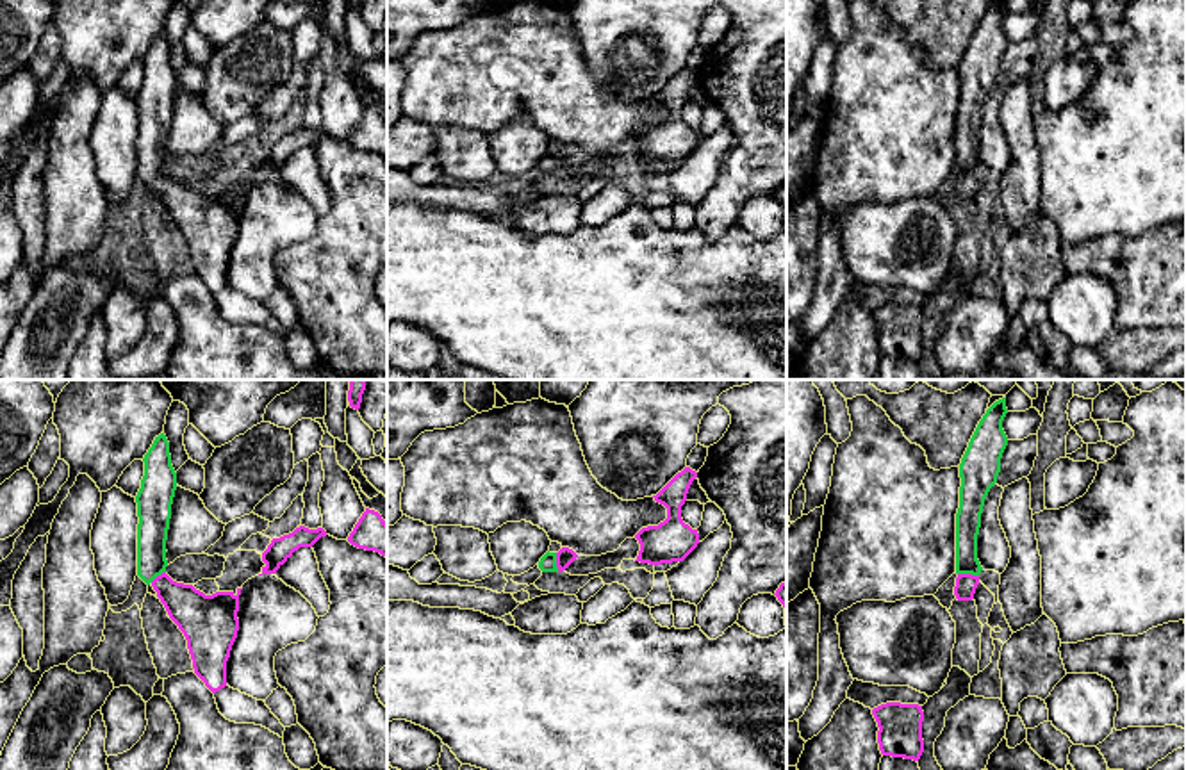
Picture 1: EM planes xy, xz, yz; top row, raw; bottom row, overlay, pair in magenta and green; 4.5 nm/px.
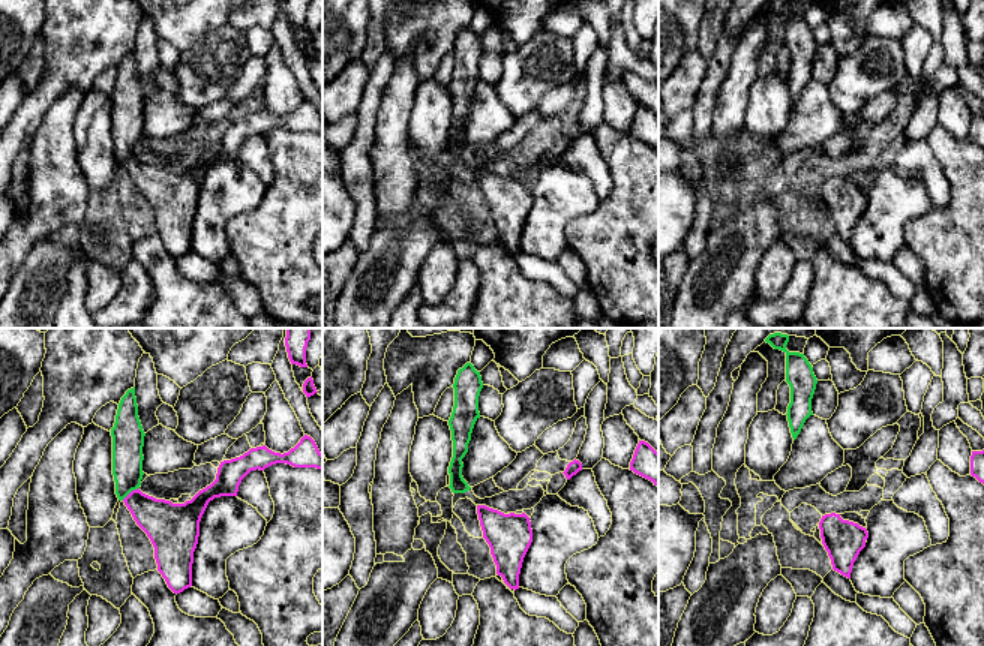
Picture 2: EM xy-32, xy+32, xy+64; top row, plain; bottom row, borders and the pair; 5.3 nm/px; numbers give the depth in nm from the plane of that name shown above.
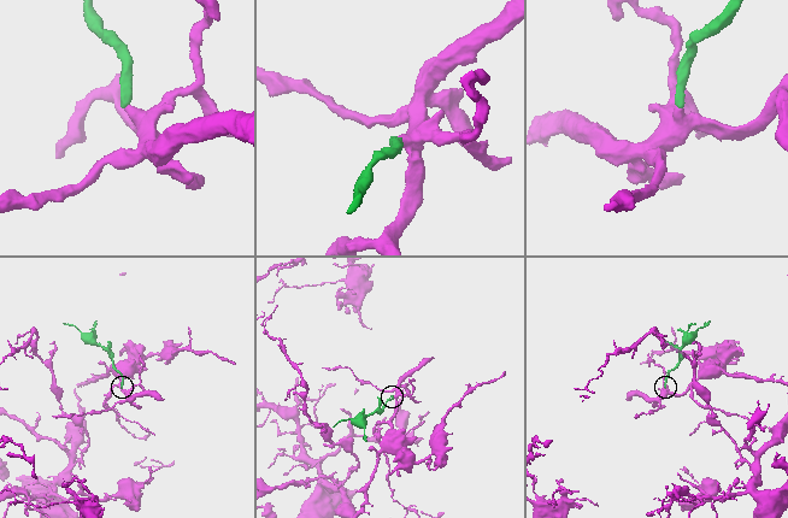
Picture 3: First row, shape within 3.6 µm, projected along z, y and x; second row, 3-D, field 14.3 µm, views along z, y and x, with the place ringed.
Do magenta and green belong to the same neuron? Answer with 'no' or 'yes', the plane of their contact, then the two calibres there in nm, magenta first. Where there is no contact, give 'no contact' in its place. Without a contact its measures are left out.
yes; meets magenta in yz; 100 nm thick on the magenta side, 110 nm on the other

